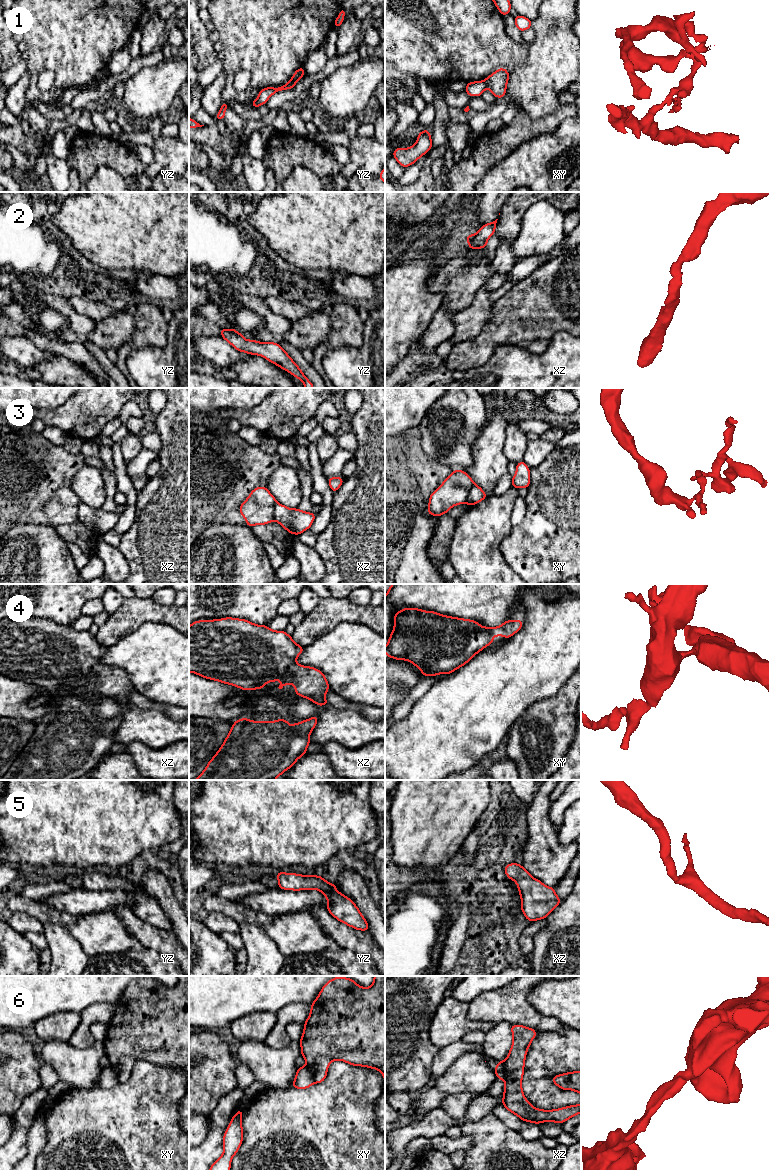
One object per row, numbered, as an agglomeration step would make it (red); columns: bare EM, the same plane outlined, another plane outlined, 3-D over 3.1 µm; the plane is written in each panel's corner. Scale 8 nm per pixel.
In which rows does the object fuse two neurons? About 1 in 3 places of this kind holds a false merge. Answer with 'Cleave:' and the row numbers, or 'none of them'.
Cleave: 1, 3, 6

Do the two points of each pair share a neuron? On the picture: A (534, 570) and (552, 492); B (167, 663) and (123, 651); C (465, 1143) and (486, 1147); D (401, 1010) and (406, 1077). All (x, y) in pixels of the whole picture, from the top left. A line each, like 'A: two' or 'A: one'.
A: one
B: one
C: two
D: one

